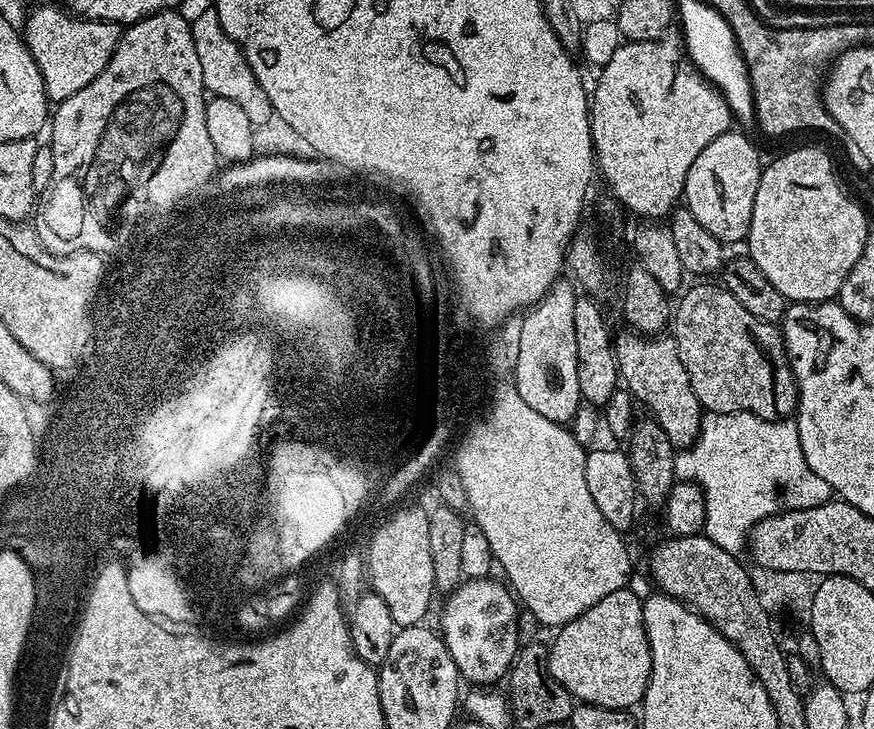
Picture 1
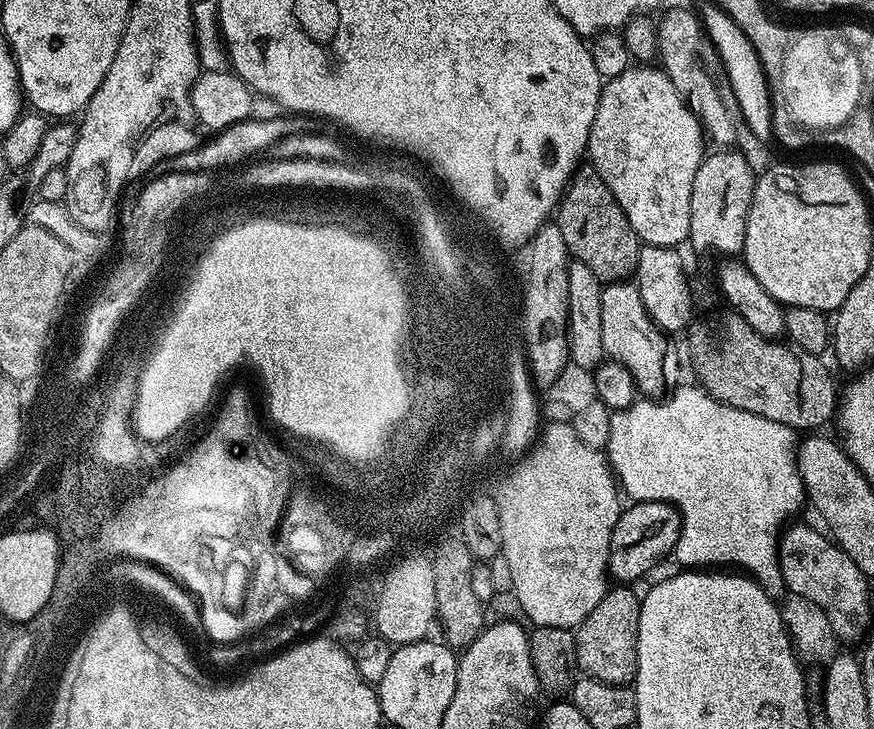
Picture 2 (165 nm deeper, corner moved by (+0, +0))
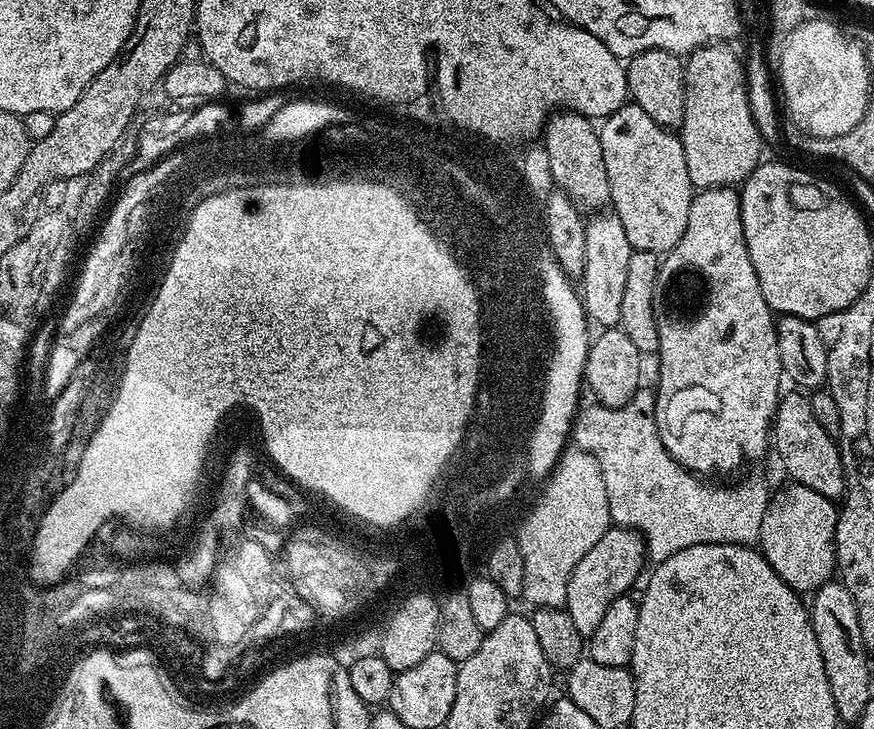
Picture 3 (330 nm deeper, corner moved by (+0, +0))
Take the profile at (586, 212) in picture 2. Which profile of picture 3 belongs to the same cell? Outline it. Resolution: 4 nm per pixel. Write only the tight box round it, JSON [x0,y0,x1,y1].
[542,110,612,214]

